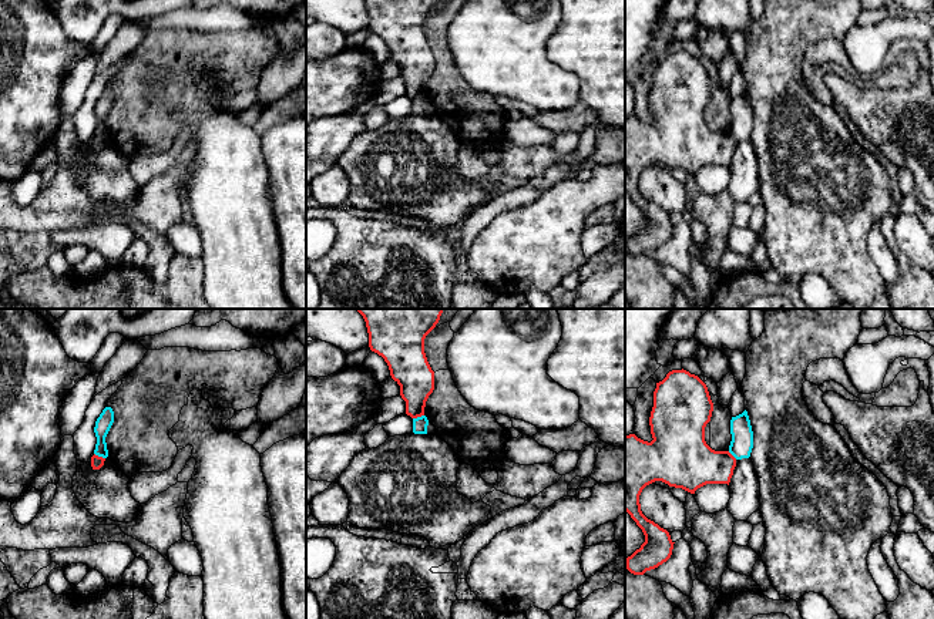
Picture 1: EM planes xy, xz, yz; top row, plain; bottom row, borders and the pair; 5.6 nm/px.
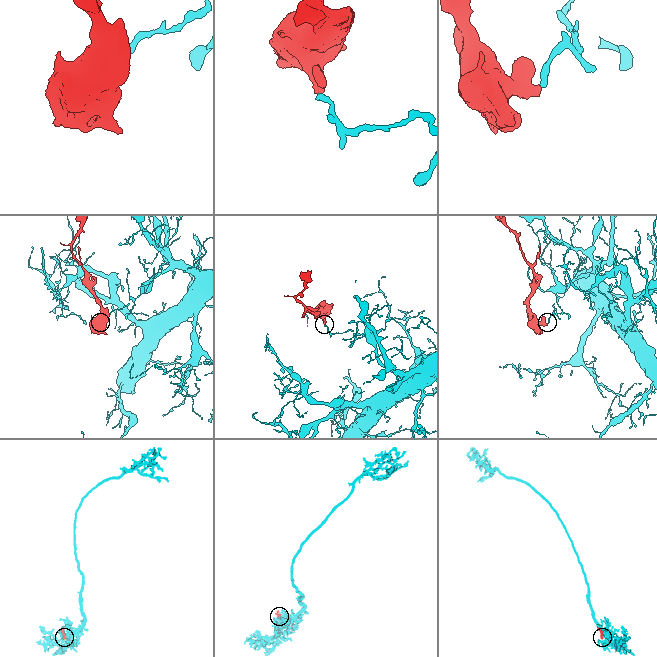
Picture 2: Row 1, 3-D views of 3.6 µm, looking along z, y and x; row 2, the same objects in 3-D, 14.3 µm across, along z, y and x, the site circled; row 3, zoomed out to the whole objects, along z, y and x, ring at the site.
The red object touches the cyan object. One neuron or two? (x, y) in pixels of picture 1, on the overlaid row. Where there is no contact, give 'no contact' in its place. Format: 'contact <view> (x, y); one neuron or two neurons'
contact xy (100, 457); two neurons

